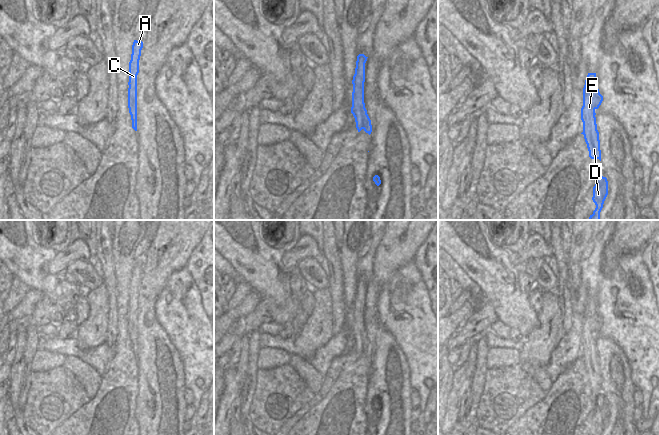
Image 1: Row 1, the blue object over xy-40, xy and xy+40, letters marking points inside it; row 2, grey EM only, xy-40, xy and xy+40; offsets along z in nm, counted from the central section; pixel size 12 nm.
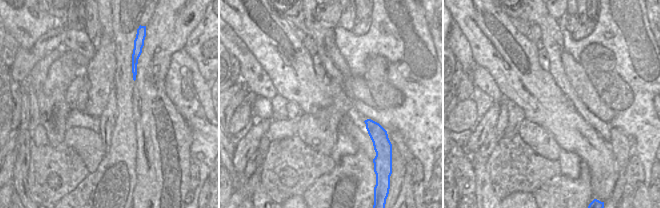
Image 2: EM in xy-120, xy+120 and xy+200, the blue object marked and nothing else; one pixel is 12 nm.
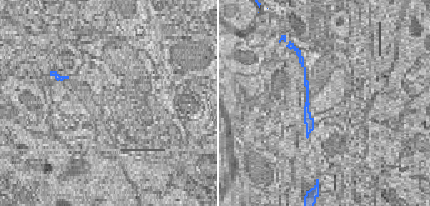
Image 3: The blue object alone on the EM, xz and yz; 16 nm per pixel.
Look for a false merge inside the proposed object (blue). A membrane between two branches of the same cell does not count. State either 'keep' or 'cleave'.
keep

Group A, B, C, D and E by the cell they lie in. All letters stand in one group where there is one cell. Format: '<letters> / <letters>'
A B C D E

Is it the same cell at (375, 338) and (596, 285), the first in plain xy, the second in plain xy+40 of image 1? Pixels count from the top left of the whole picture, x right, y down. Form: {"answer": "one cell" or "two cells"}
{"answer": "two cells"}

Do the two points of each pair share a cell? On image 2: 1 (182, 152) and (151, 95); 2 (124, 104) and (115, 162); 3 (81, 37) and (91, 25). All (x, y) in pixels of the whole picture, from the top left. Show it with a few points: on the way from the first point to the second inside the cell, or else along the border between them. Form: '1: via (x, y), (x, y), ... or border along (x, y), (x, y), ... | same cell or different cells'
1: via (177, 135), (176, 122), (171, 117), (165, 102) | same cell
2: via (124, 118), (123, 148) | same cell
3: border along (67, 28), (83, 29), (92, 40) | different cells

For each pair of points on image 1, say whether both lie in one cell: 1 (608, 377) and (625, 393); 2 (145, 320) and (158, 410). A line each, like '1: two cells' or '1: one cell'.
1: one cell
2: one cell

